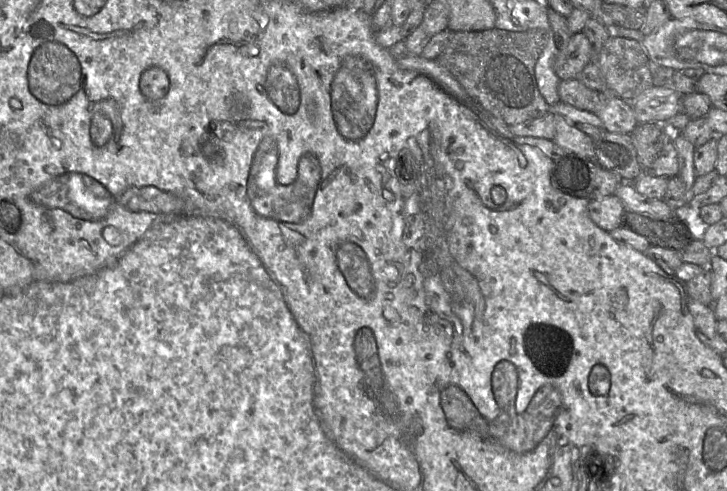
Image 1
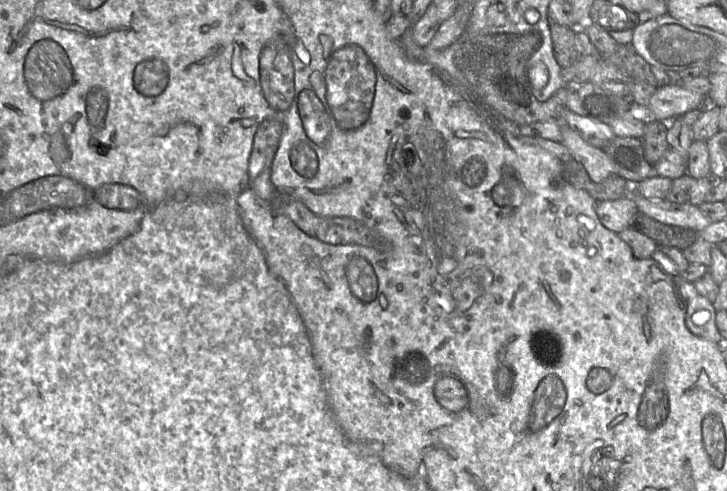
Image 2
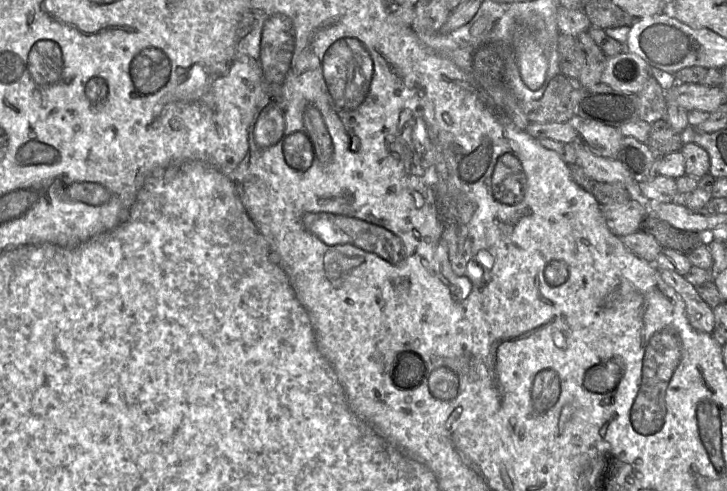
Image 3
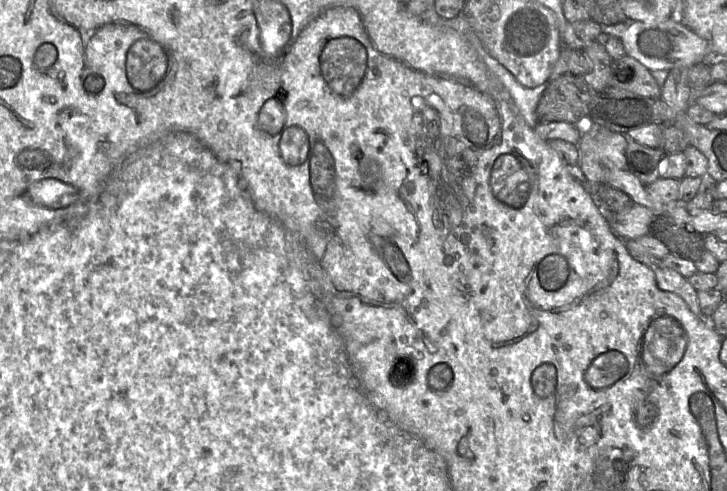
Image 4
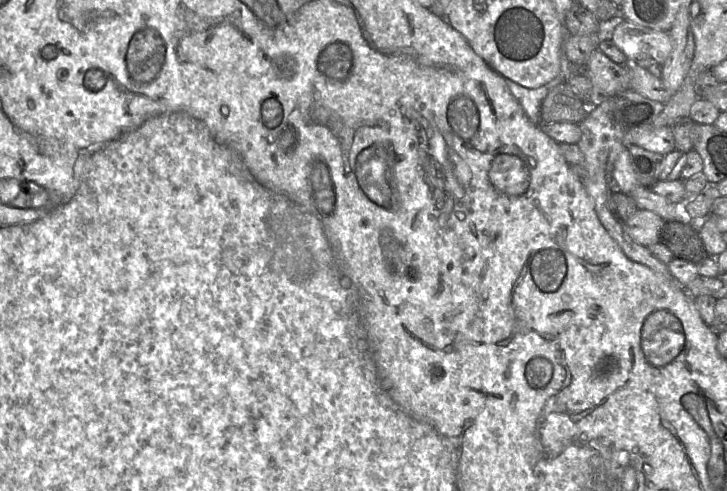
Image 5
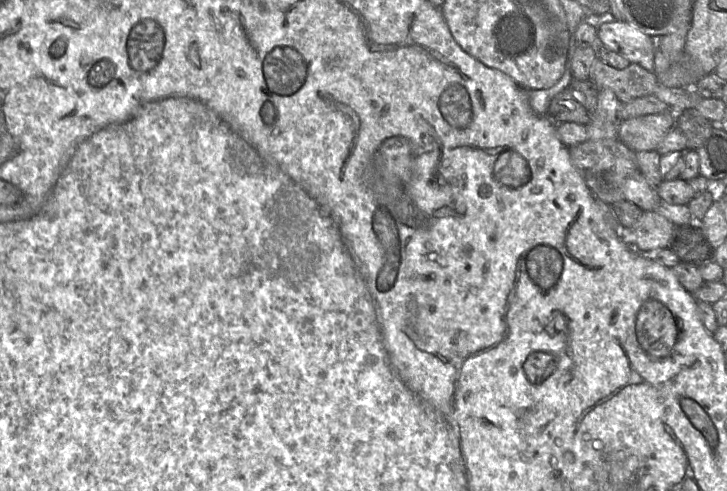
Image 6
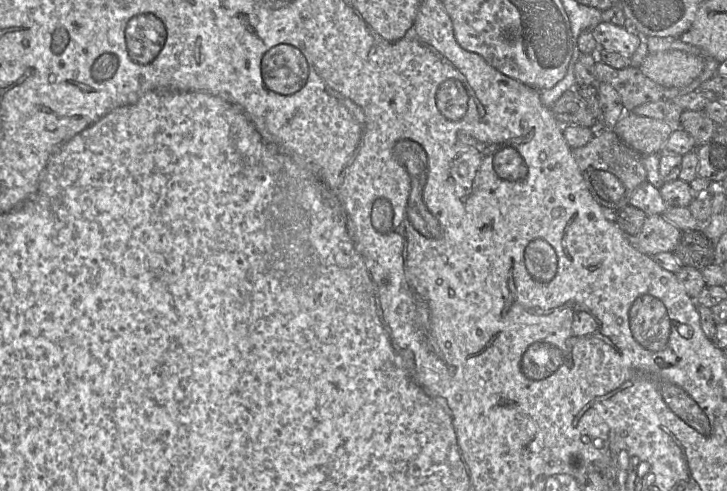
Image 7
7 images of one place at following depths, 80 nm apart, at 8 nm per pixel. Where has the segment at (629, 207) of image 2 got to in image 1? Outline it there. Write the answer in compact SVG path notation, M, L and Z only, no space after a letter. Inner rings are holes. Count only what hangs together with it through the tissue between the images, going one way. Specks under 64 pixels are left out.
M615 195L590 201L588 214L590 219L608 233L621 227L626 209Z

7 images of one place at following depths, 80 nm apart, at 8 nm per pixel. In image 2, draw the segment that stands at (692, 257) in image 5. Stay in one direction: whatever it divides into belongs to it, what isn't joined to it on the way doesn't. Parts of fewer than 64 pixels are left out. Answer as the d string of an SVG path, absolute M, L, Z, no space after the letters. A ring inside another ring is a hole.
M639 212L629 228L651 238L657 247L673 247L681 251L690 247L701 236L692 228L664 224Z

